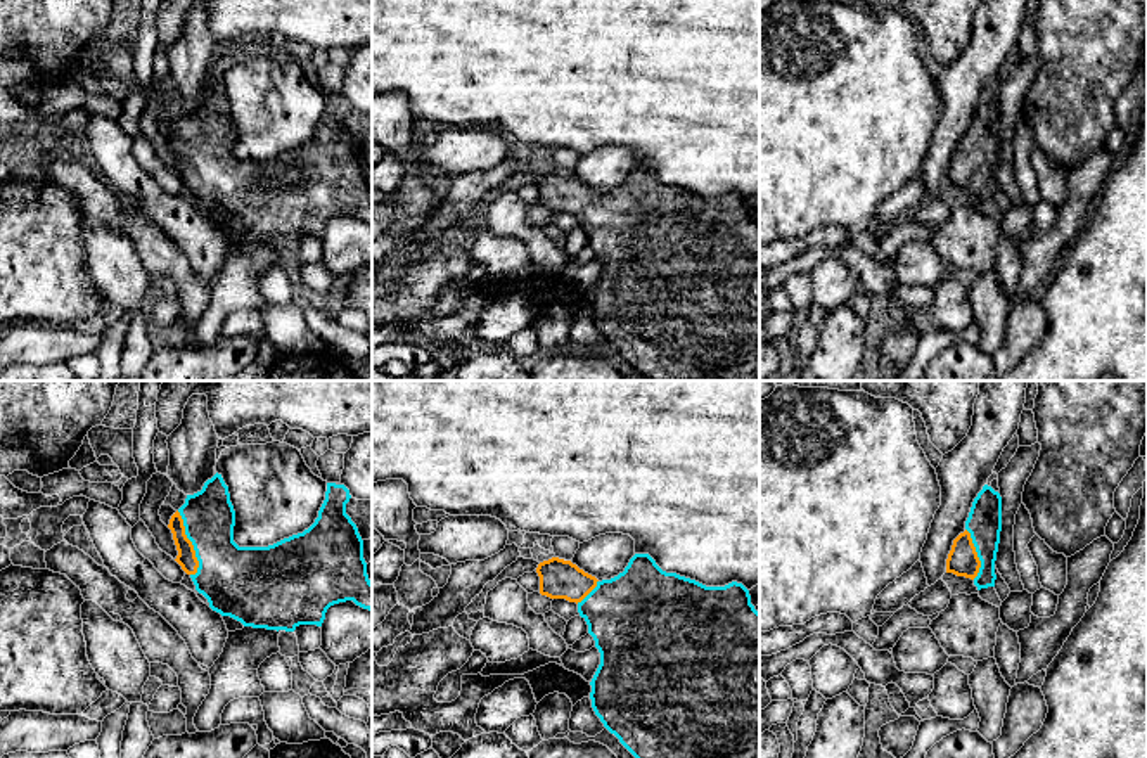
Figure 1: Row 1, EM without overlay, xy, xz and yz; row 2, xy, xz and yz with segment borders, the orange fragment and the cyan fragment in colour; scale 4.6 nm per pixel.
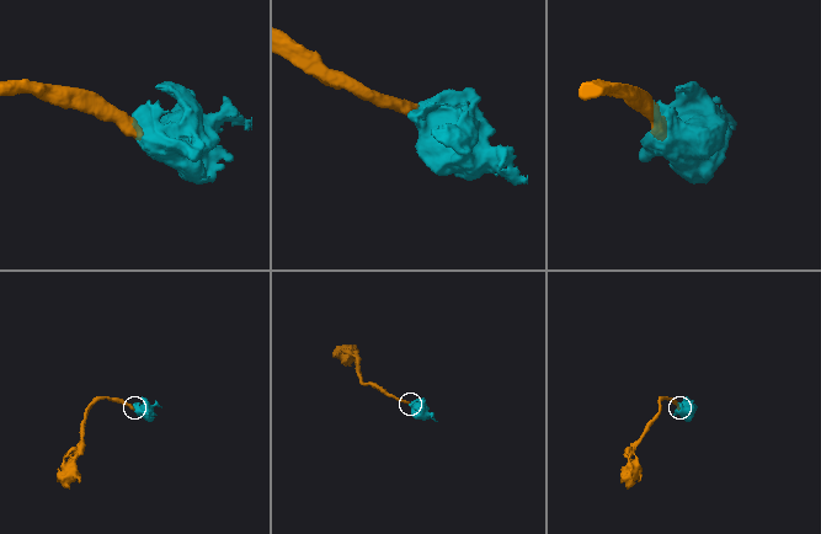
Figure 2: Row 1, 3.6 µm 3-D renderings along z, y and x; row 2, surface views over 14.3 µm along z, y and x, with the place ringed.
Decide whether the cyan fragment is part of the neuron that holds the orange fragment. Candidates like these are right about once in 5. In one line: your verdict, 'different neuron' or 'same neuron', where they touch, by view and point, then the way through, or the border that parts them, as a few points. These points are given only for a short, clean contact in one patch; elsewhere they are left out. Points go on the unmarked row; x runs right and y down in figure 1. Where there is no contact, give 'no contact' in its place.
same neuron; meets orange in xy at (191, 156); runs through xy (185, 170), (191, 165), (191, 156), (232, 191)

